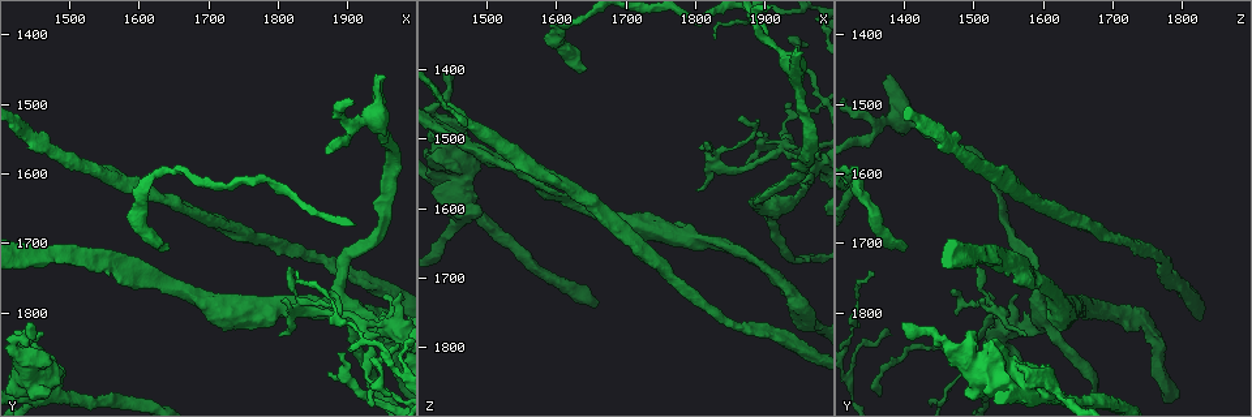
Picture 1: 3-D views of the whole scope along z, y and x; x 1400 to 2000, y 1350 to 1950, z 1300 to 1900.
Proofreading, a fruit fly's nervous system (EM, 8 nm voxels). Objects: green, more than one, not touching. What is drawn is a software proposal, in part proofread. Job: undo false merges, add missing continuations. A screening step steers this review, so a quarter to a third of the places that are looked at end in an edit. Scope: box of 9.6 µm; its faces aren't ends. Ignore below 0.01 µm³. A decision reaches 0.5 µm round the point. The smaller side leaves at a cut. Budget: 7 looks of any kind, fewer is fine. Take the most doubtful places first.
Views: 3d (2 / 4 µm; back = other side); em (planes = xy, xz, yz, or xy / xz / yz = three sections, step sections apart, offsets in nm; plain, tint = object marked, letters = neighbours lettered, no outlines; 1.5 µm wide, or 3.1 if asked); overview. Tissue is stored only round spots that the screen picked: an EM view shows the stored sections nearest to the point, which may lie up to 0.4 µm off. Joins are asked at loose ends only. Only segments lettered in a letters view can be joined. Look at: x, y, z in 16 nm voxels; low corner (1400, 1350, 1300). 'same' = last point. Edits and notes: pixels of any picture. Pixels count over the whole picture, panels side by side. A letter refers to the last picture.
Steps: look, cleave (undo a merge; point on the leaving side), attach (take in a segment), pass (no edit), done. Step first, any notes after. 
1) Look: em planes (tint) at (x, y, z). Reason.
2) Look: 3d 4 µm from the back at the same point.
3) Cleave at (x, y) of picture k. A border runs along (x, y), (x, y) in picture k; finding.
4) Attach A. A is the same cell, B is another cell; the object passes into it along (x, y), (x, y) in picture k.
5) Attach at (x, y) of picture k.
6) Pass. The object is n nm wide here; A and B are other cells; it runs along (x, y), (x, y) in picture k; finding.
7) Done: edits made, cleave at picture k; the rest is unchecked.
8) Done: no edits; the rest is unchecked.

Look: 3d 2 µm at (1815, 1795, 1650). Sudden change in width.

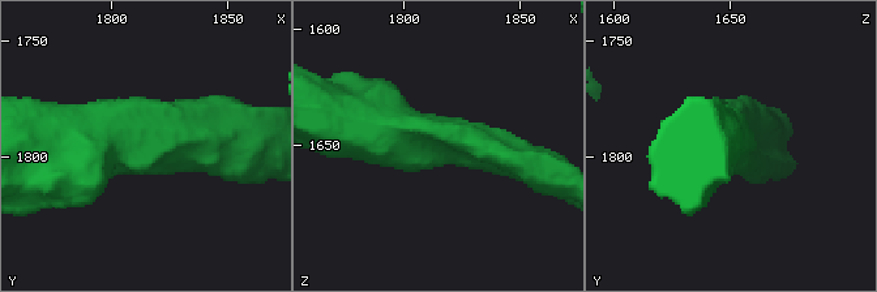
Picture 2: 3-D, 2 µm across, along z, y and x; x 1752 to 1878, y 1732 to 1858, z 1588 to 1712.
Look: em planes (tint) at (1816, 1794, 1646). Shape alone is not enough.

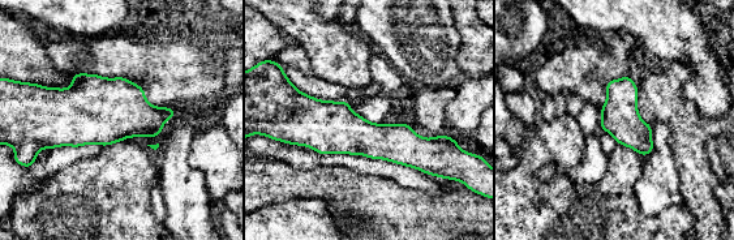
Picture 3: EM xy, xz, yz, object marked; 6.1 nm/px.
Look: em planes (letters) at the same point.

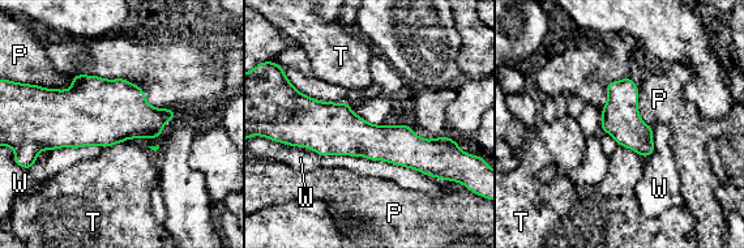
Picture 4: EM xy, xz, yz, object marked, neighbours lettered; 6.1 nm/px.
Pass. The object is 320 nm wide here; P, T and W are other cells; it runs along (256, 116), (409, 140) in picture 4; all the same cell.

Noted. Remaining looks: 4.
Look: em xz step 4 (plain) at (1960, 1820, 1545).

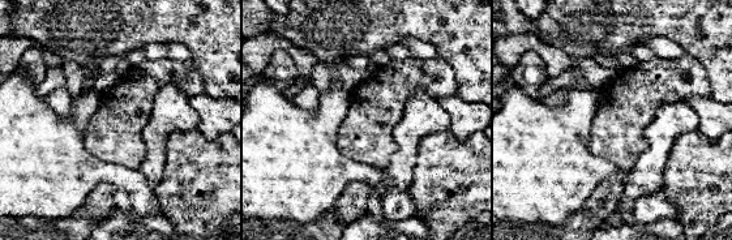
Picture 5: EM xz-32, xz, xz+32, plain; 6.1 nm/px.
Look: em xz step 4 (letters) at the same point. What lies round it.

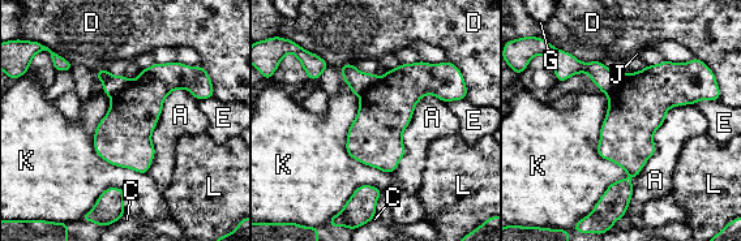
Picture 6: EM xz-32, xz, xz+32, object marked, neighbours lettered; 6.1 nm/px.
Cleave at (607, 80) of picture 6. The object is 340 nm wide here; A, C, D, E, G, J, K and L are other cells; a border runs along (629, 74), (607, 94) in picture 6; two cells meet here.

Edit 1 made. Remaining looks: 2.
Look: overview.

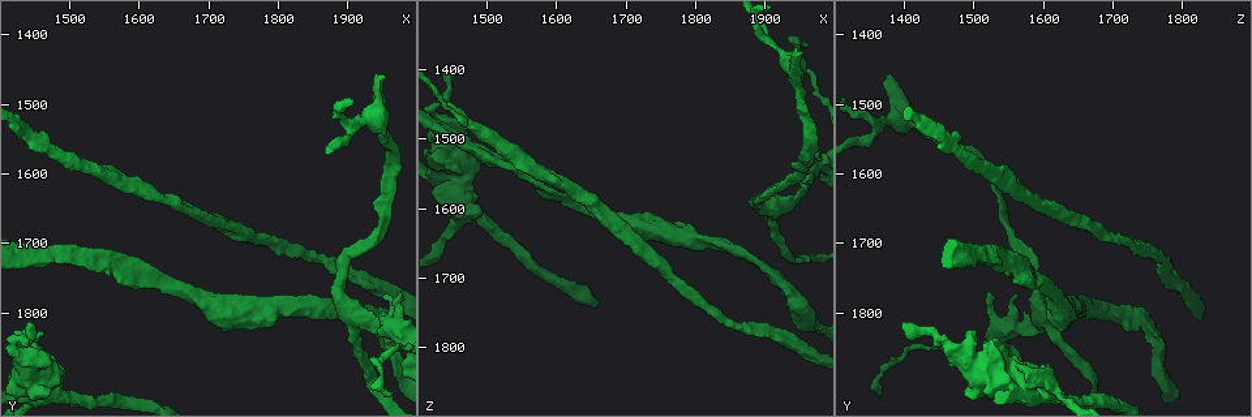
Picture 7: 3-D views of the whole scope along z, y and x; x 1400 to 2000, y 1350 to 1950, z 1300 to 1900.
Look: em planes (letters) at (1955, 1460, 1380). Branch stops here.

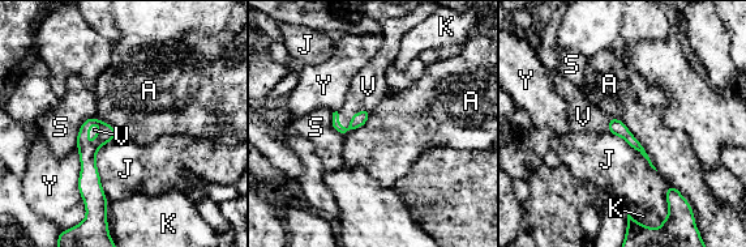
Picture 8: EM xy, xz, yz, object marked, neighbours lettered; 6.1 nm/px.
Attach V. The longest contact is with A, 440 nm; V is the same cell, A, J, K, S and Y are other cells; it goes on there.

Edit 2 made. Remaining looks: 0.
Done: edits made, cleave at picture 6, attach at picture 8; the rest is unchecked.

